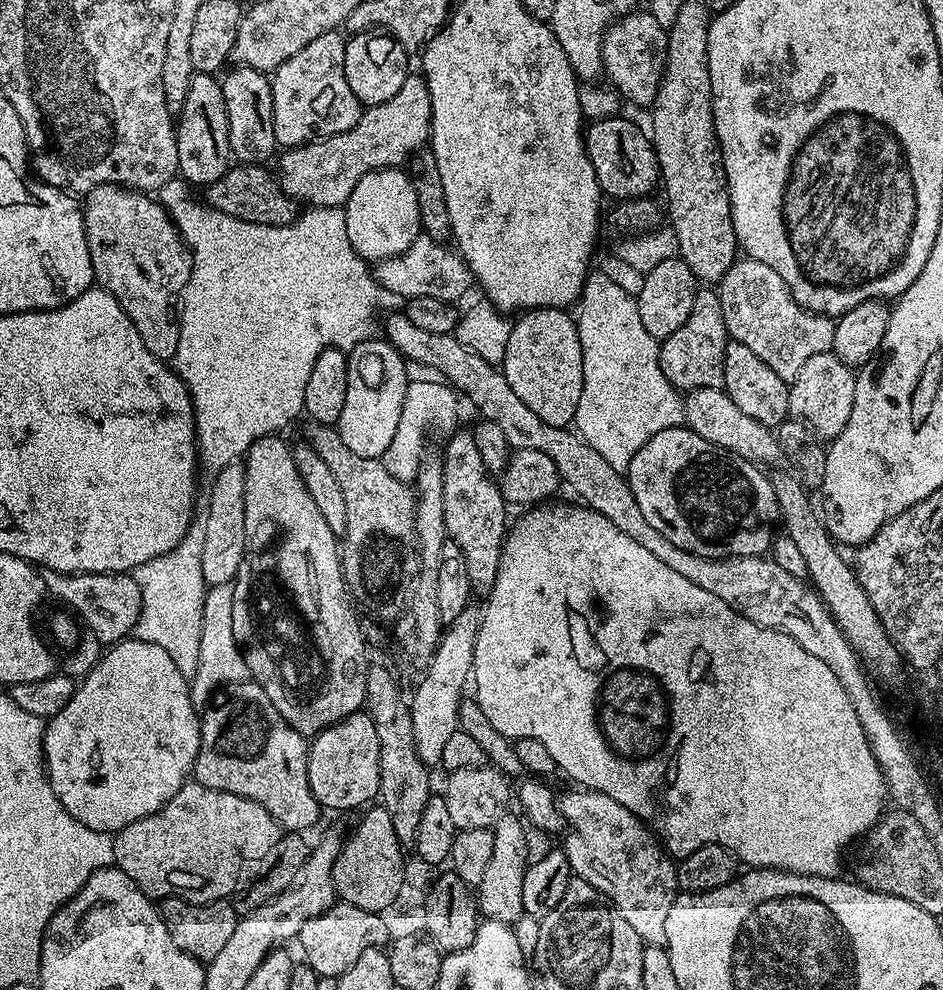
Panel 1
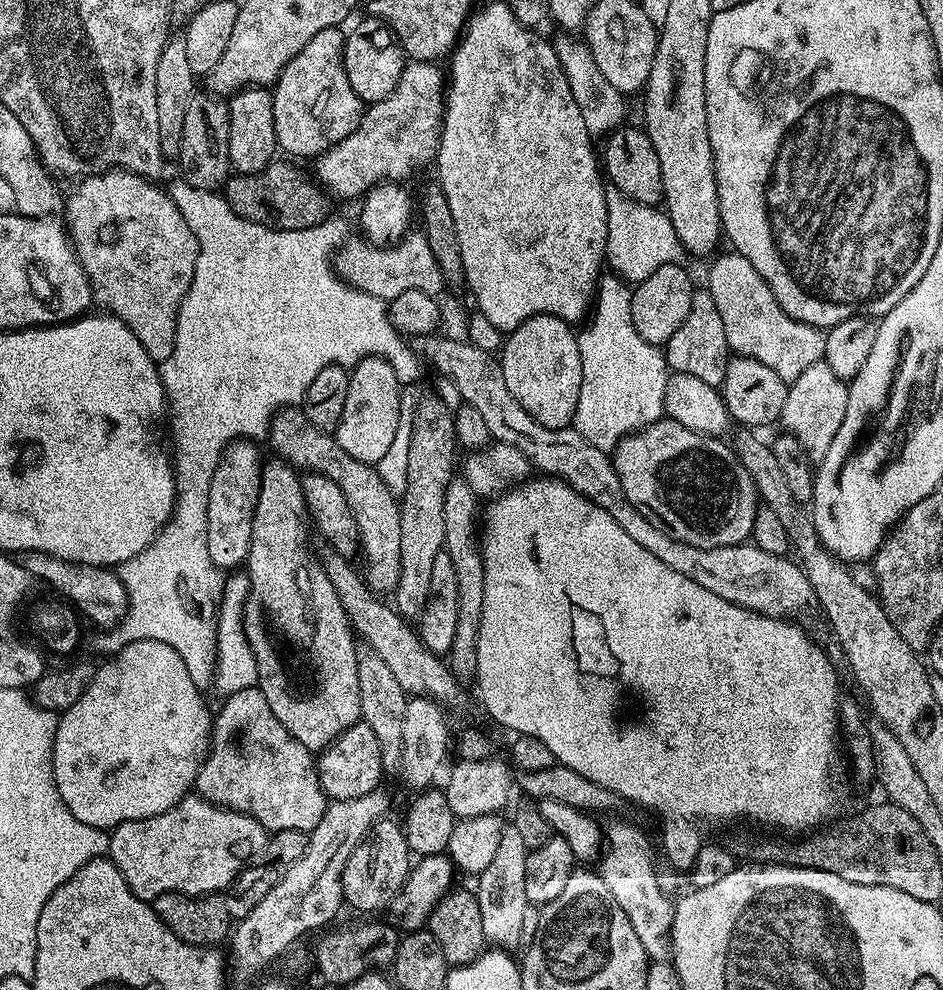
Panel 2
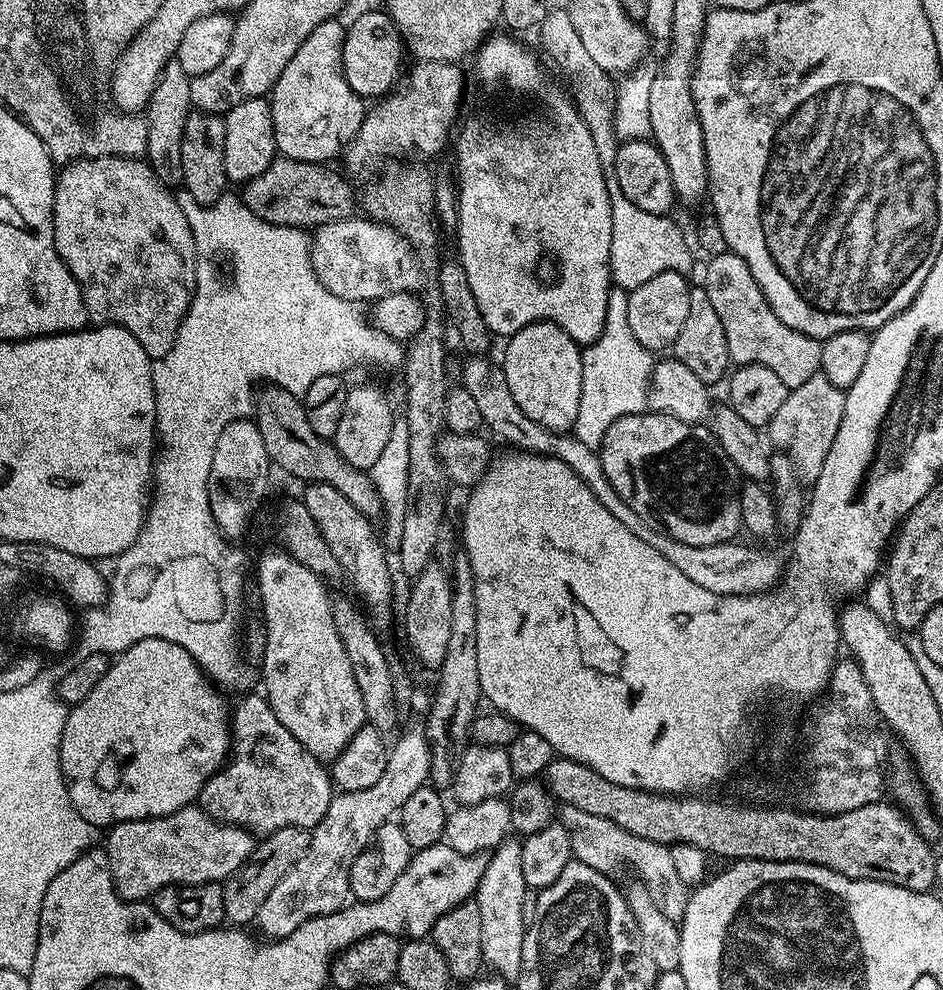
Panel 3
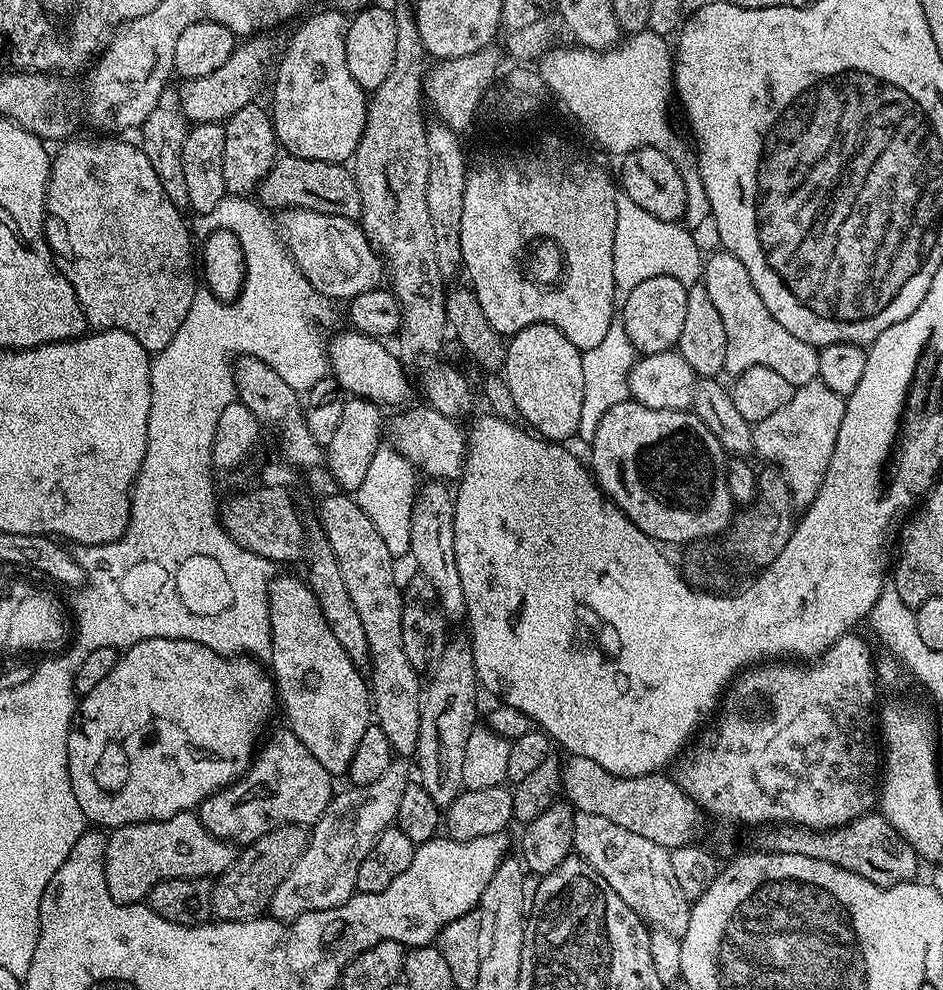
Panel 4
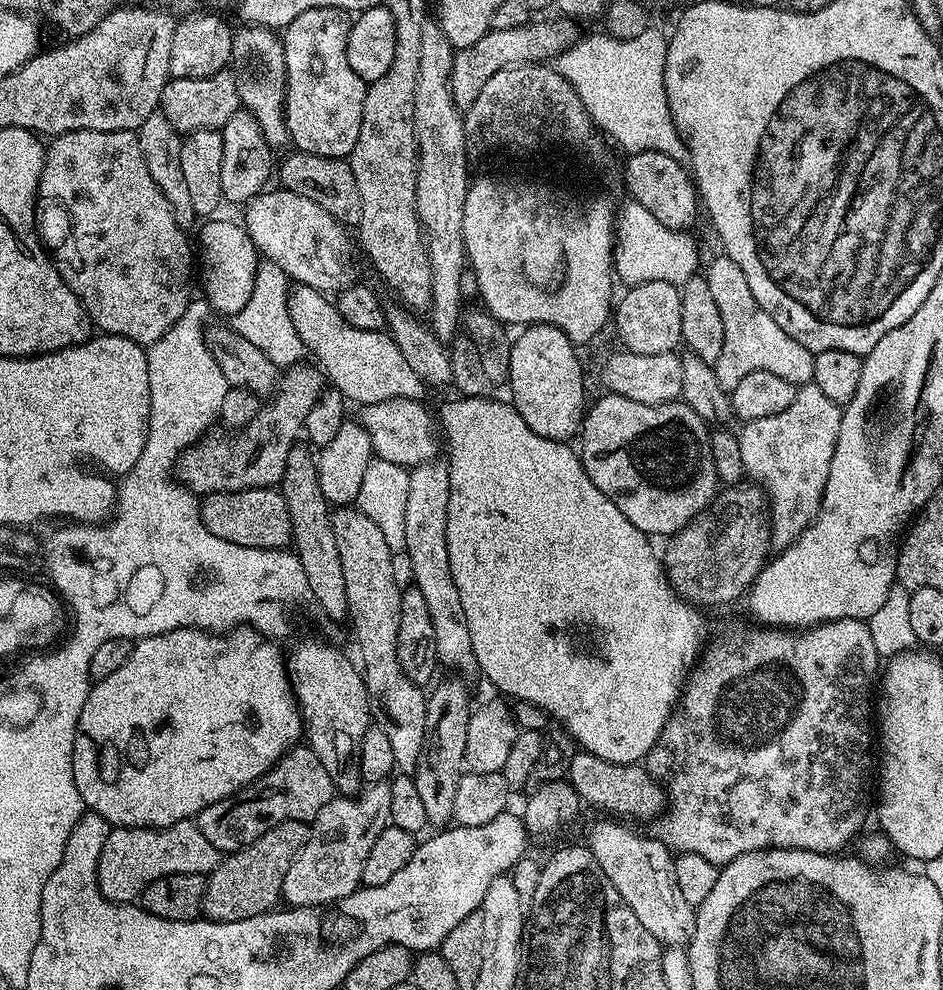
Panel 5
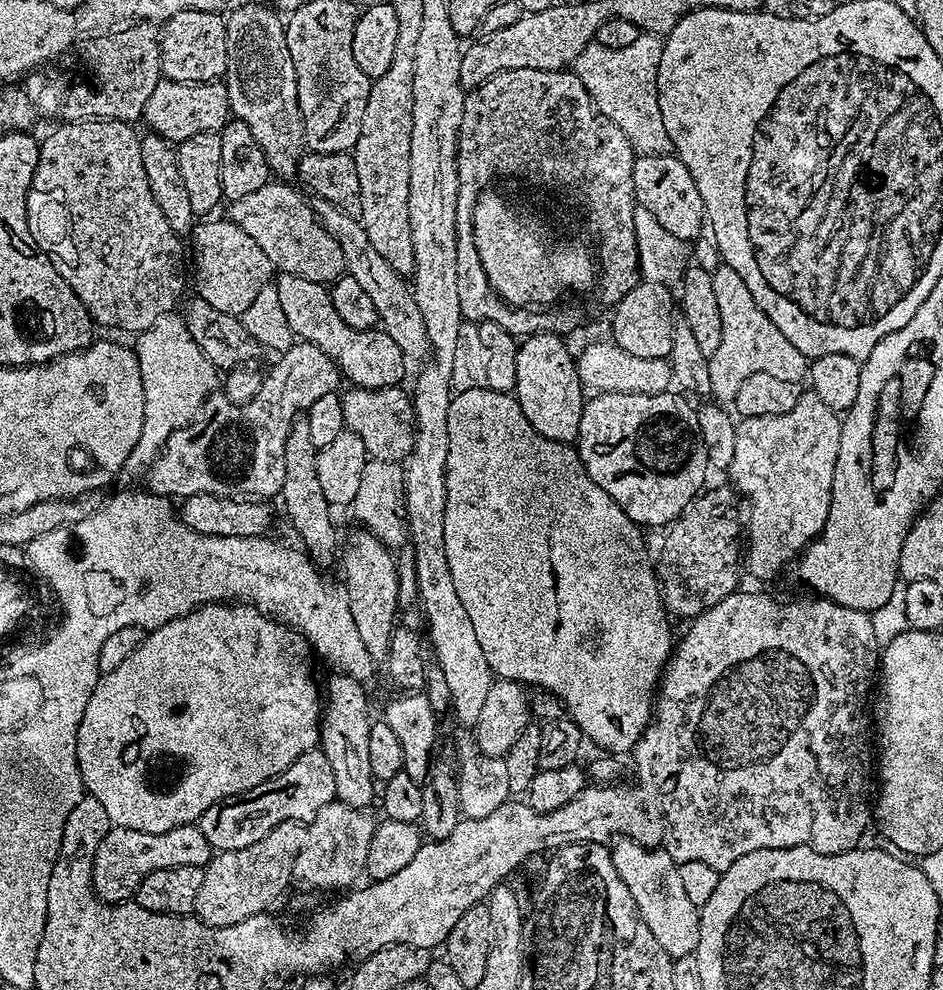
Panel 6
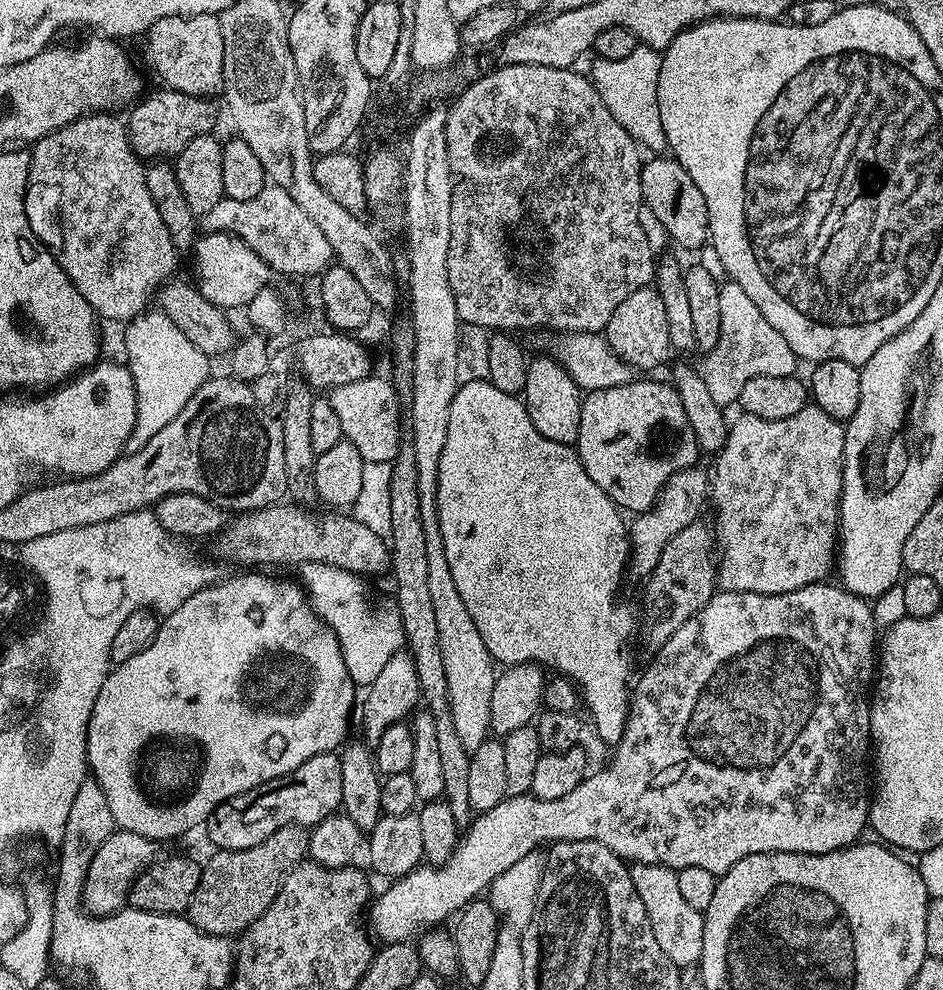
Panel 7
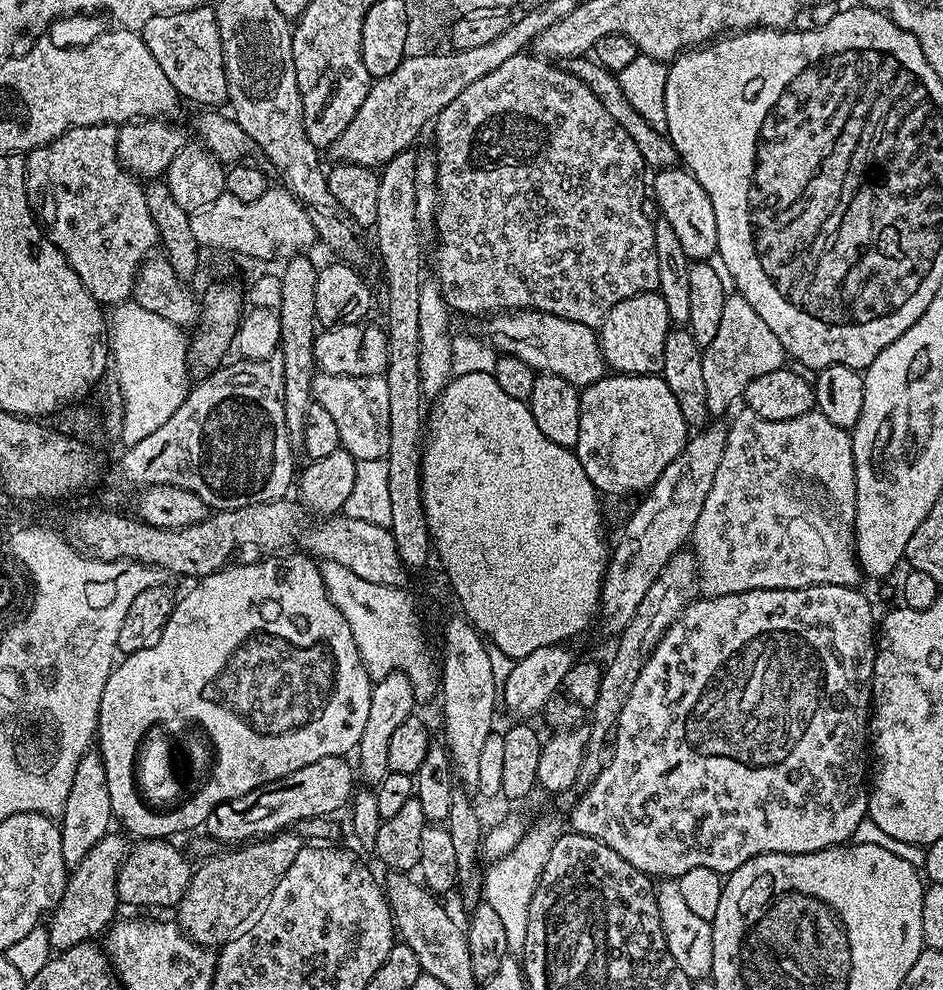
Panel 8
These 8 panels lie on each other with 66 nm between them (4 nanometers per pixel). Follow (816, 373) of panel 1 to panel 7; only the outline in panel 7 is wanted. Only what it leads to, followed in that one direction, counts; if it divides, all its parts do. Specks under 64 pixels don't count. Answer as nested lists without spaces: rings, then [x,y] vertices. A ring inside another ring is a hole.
[[[809,403],[807,408],[801,410],[798,414],[790,414],[790,418],[782,418],[781,420],[767,420],[766,418],[758,418],[747,414],[737,415],[737,420],[731,421],[728,438],[724,443],[724,449],[715,457],[716,472],[710,476],[710,504],[716,507],[716,524],[714,523],[715,547],[718,549],[718,563],[716,564],[716,583],[723,591],[726,592],[757,592],[758,594],[782,594],[790,590],[798,590],[807,584],[818,584],[829,579],[828,576],[833,575],[834,565],[838,560],[838,529],[840,527],[840,499],[842,498],[842,474],[844,473],[844,429],[845,425],[839,420],[830,418],[830,414],[826,414],[816,403]]]

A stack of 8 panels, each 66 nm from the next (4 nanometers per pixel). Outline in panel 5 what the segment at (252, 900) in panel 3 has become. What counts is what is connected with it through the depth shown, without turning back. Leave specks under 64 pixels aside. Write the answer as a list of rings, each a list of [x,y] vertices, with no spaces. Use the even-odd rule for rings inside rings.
[[[283,820],[278,826],[262,834],[262,838],[258,838],[248,848],[239,848],[236,852],[227,853],[221,859],[220,865],[206,877],[203,915],[218,922],[238,922],[242,918],[254,918],[263,912],[273,911],[282,900],[280,891],[282,882],[286,882],[286,870],[290,870],[294,858],[304,849],[309,831],[309,825],[303,820]]]

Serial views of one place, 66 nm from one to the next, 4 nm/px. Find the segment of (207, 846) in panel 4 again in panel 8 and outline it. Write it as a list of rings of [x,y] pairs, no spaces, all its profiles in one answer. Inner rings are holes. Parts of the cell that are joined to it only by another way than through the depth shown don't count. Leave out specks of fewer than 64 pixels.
[[[109,831],[108,835],[100,839],[98,846],[93,846],[71,869],[68,885],[64,887],[64,897],[52,909],[46,924],[48,943],[57,953],[65,952],[70,946],[89,943],[117,919],[118,870],[124,865],[124,859],[128,857],[130,851],[129,841],[124,841],[125,837],[117,832]]]

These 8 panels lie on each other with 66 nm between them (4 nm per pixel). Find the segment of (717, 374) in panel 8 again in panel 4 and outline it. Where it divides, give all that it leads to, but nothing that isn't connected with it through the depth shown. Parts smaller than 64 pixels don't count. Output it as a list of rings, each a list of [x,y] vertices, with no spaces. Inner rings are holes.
[[[717,250],[703,261],[702,283],[706,286],[718,315],[722,317],[722,326],[726,326],[726,362],[724,372],[729,377],[741,376],[754,366],[766,366],[770,370],[782,374],[786,382],[798,389],[806,382],[818,377],[819,351],[812,345],[802,342],[802,338],[794,338],[786,326],[780,325],[766,310],[758,290],[754,290],[754,282],[750,282],[750,274],[742,262],[734,254]]]

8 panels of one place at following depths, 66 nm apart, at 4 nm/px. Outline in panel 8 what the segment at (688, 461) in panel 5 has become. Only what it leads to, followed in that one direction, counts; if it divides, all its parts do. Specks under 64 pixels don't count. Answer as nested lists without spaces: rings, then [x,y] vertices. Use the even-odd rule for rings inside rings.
[[[606,374],[598,382],[580,392],[580,421],[578,422],[578,442],[575,454],[586,470],[597,493],[609,492],[612,496],[628,496],[631,492],[647,493],[652,484],[684,453],[690,439],[690,429],[686,418],[682,418],[682,409],[670,394],[663,375],[634,376],[631,374]]]

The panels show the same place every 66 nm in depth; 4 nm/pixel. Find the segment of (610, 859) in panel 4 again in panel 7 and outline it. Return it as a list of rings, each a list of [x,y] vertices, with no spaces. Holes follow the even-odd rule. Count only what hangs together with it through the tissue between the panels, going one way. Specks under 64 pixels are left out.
[[[633,863],[630,871],[634,886],[638,890],[638,898],[642,898],[642,906],[646,906],[654,938],[658,946],[662,946],[662,954],[666,954],[666,958],[670,958],[670,962],[674,962],[679,969],[699,965],[704,914],[694,910],[694,906],[686,903],[686,898],[682,898],[676,877],[677,869],[668,868],[664,864]]]

